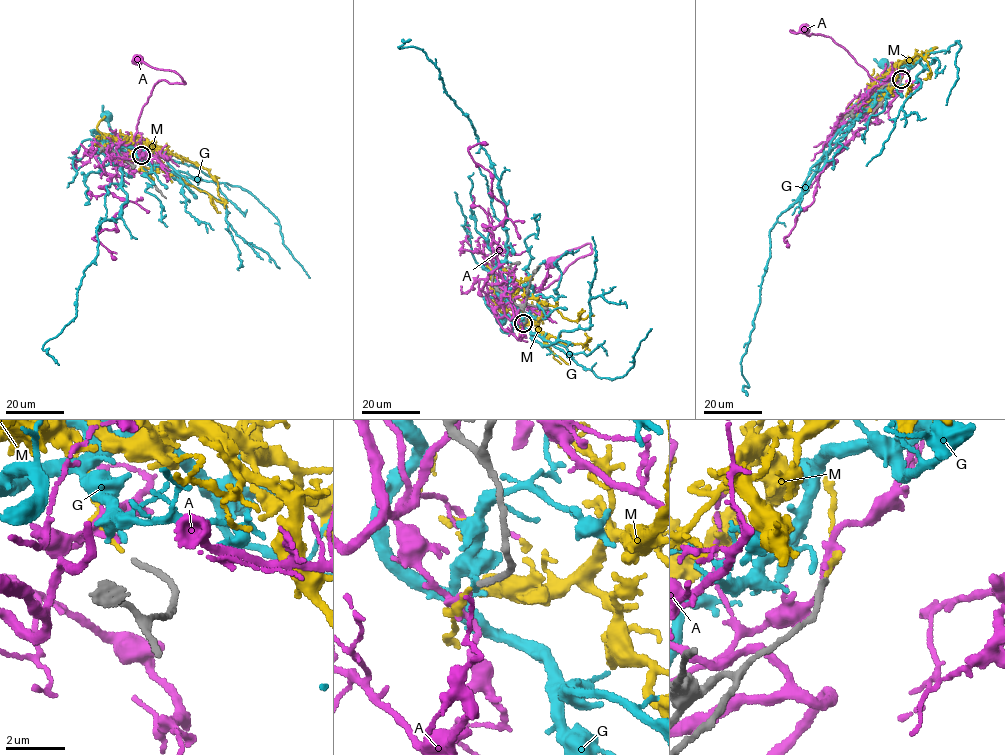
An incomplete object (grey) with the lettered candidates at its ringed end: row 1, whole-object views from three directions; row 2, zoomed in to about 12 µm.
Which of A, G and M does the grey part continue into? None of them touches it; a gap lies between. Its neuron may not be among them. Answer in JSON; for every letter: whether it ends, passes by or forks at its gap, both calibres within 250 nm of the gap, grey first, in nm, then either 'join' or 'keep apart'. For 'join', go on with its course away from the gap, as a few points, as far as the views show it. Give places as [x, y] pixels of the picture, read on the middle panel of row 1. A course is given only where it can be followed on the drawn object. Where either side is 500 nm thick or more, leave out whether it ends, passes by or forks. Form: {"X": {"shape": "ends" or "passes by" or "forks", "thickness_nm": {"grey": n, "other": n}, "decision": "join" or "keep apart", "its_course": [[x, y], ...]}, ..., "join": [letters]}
{"A": {"shape": "ends", "thickness_nm": {"grey": 200, "other": 130}, "decision": "keep apart"}, "G": {"shape": "ends", "thickness_nm": {"grey": 200, "other": 180}, "decision": "keep apart"}, "M": {"shape": "ends", "thickness_nm": {"grey": 200, "other": 160}, "decision": "keep apart"}, "join": []}

